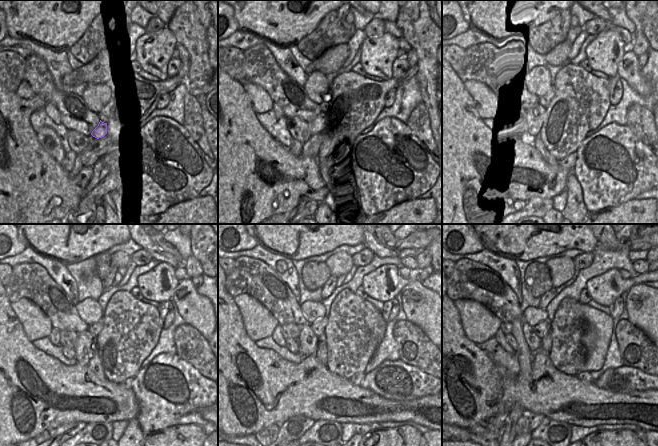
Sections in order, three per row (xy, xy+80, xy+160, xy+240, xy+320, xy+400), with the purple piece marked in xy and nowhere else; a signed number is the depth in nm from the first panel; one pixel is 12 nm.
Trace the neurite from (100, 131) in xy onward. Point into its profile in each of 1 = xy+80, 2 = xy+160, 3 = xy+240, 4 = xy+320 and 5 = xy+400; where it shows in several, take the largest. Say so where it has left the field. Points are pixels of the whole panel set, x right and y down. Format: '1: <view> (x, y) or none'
1: xy+80 (316, 126)
2: xy+160 (535, 117)
3: xy+240 (85, 346)
4: xy+320 (307, 340)
5: xy+400 (534, 342)

